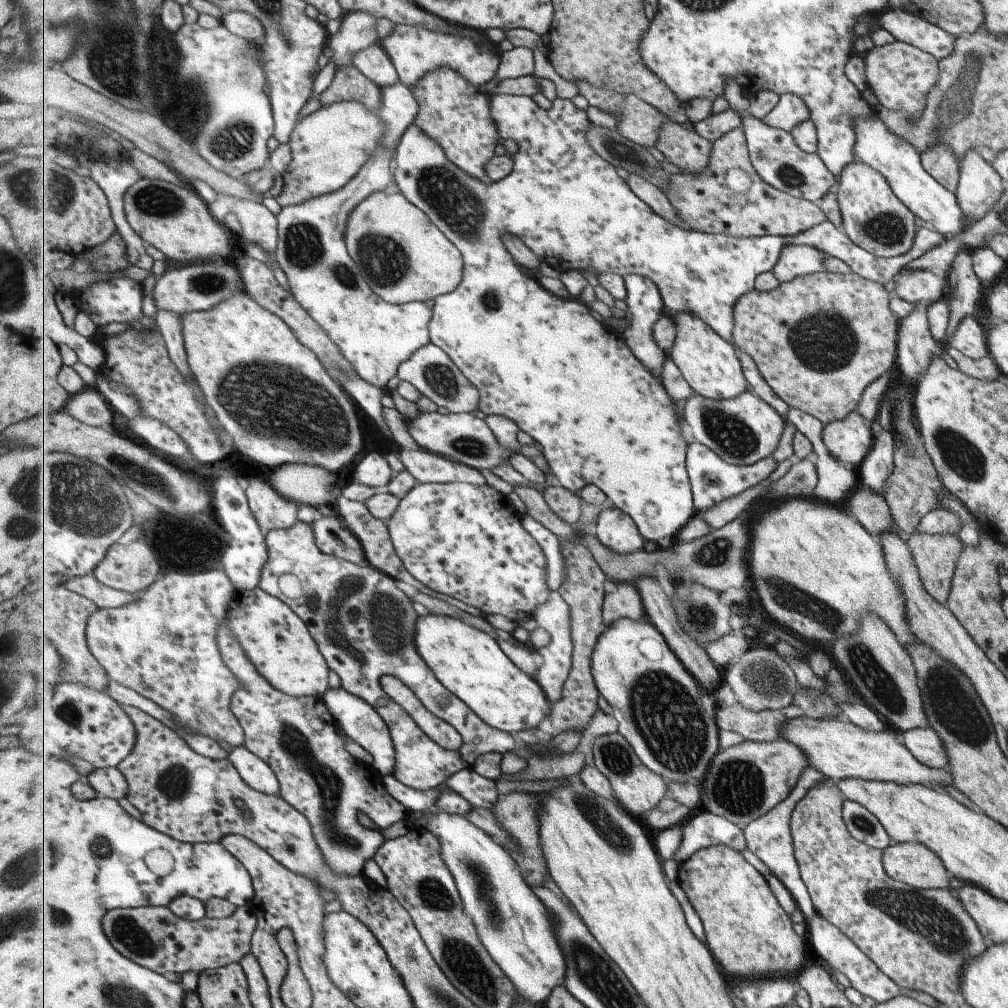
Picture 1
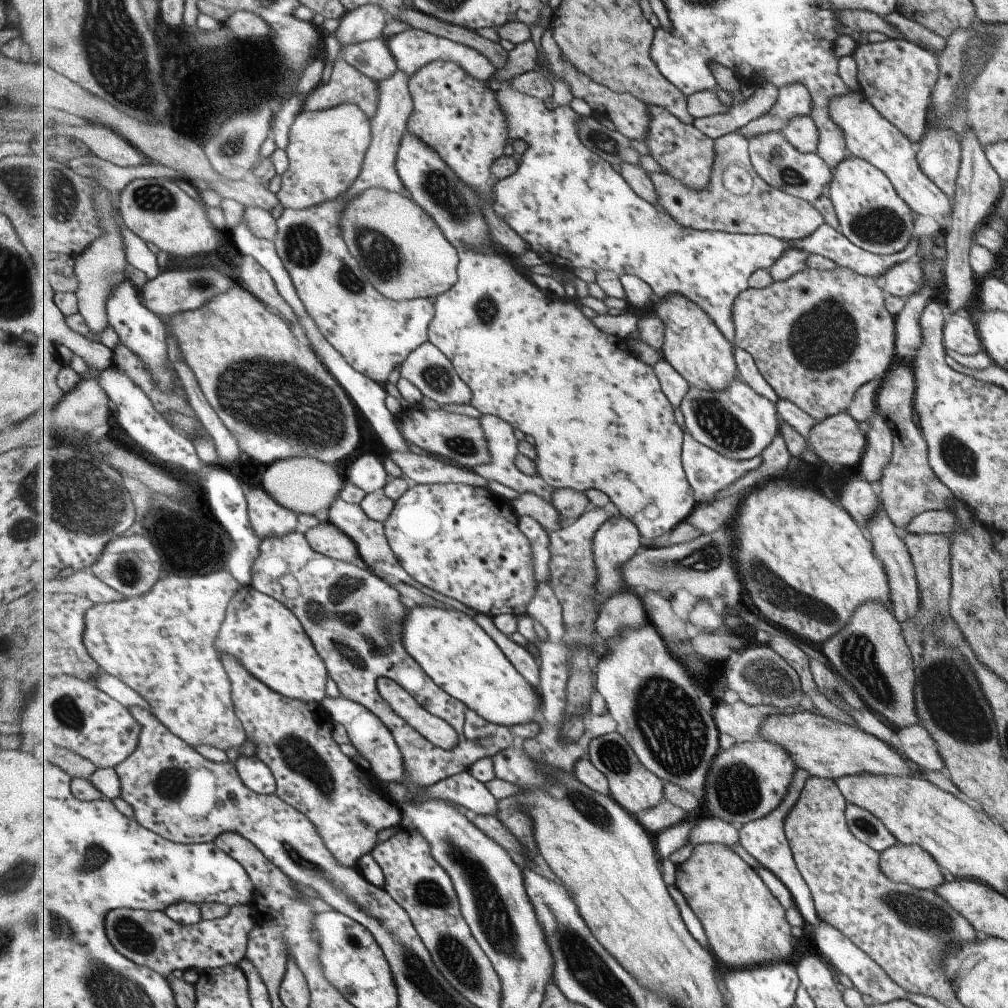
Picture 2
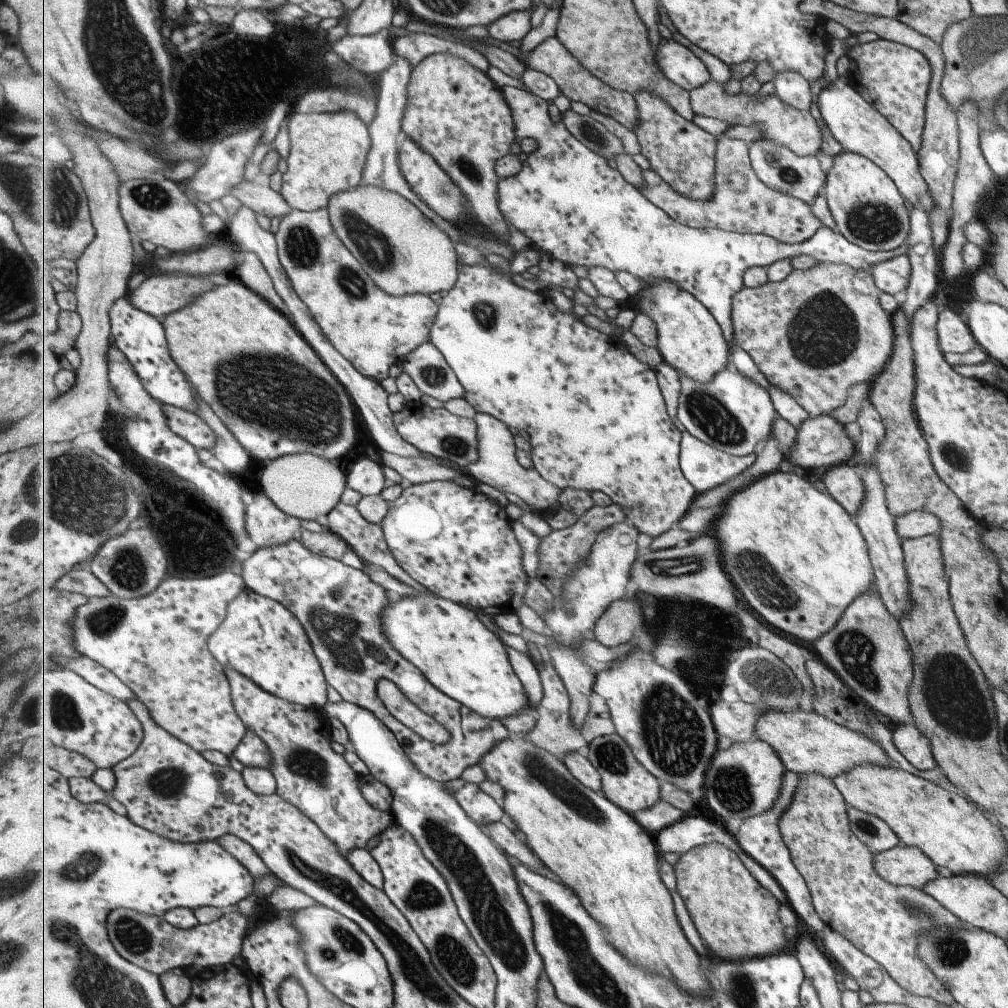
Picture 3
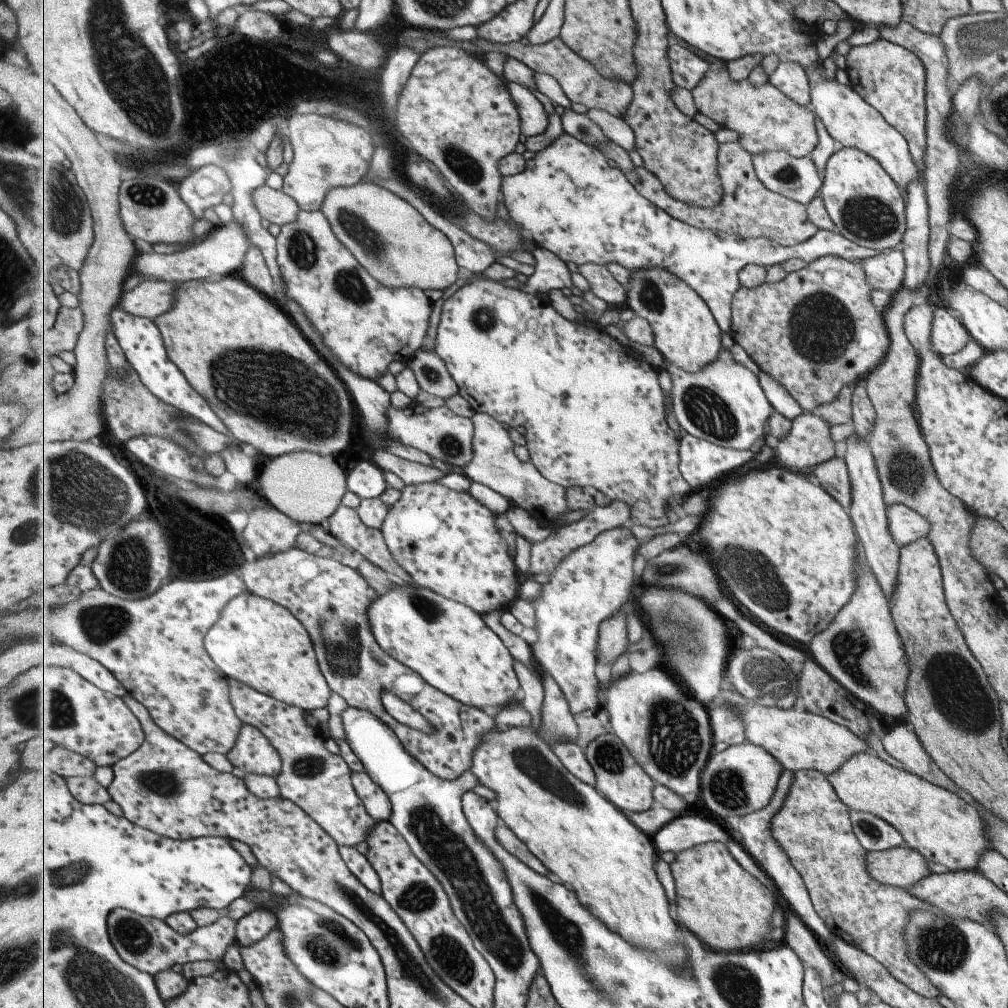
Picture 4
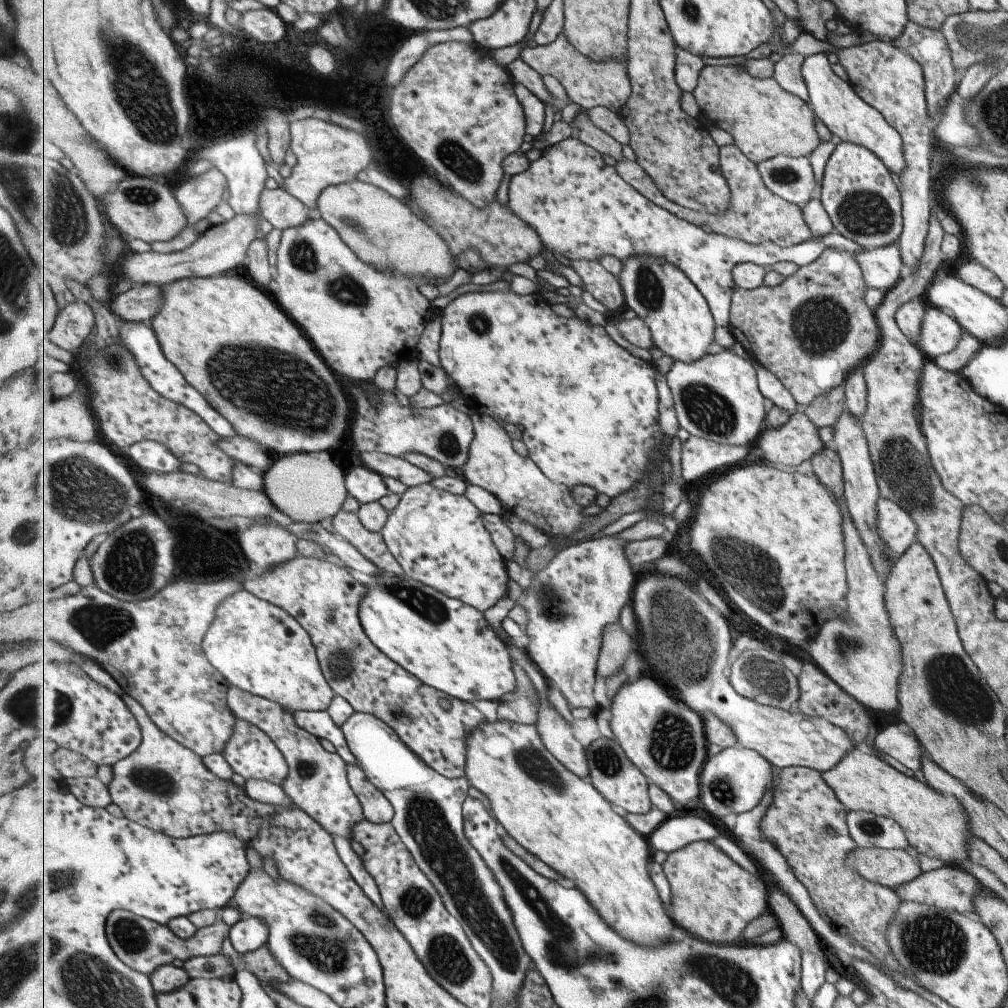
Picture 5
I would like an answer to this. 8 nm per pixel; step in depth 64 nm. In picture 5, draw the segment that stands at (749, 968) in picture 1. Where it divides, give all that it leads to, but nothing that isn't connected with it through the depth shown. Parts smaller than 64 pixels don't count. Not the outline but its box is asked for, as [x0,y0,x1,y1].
[663,841,772,946]

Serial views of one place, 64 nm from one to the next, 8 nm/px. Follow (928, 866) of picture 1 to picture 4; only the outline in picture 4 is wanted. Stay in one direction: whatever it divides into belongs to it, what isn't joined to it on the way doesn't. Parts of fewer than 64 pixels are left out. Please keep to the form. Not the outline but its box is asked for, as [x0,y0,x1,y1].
[865,845,931,888]

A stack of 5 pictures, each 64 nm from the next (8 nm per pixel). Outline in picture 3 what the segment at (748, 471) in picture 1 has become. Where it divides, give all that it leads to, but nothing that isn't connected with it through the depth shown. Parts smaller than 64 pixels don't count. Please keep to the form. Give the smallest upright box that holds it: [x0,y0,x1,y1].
[680,430,757,494]

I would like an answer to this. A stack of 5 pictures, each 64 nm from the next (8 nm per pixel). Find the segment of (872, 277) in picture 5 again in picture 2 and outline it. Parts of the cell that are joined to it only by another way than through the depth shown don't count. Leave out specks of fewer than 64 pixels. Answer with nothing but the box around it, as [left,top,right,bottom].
[879,260,923,299]

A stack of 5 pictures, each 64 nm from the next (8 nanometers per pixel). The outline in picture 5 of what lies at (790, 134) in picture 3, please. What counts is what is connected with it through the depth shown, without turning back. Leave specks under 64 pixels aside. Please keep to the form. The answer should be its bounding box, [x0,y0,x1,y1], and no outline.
[692,65,819,165]

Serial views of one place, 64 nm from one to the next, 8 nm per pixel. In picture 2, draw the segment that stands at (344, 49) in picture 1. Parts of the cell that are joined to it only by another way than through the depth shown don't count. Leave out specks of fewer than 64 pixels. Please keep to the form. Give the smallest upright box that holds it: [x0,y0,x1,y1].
[337,4,391,48]

